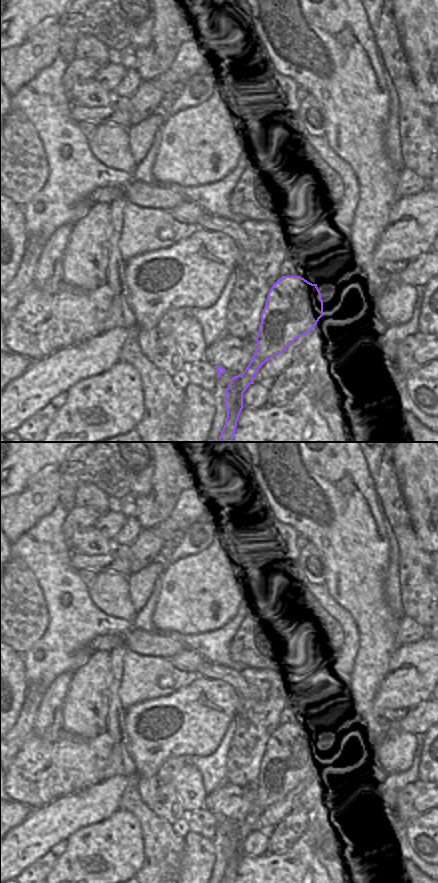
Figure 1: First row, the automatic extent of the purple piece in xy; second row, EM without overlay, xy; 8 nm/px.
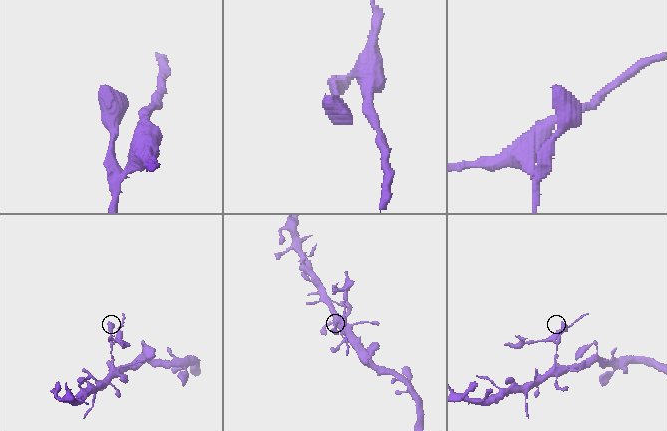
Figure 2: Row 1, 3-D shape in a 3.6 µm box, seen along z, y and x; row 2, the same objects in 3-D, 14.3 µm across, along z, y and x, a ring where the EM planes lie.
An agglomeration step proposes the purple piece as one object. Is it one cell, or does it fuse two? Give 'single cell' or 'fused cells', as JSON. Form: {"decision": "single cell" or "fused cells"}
{"decision": "fused cells"}

